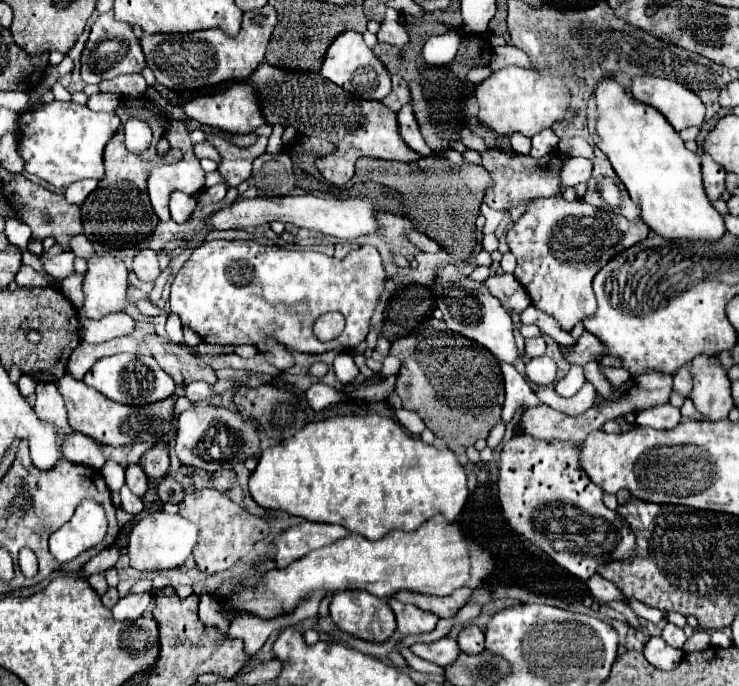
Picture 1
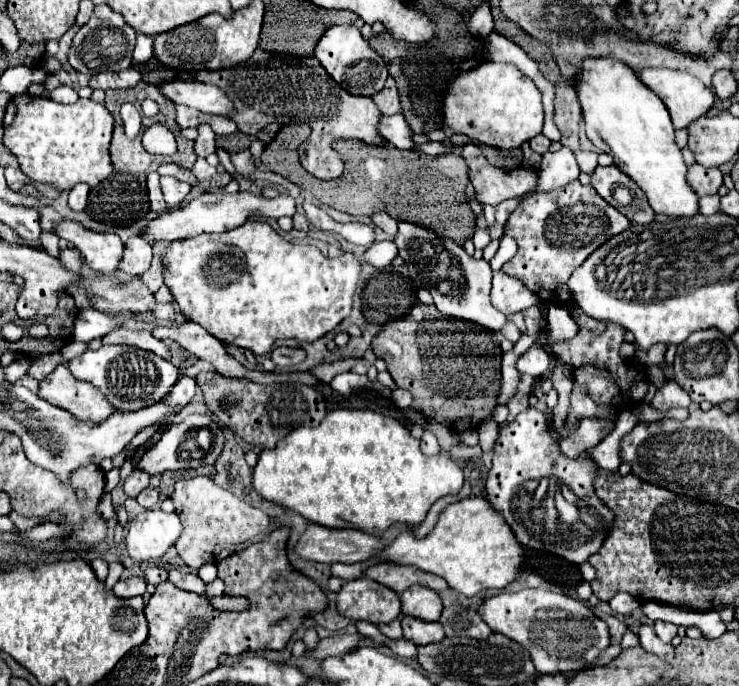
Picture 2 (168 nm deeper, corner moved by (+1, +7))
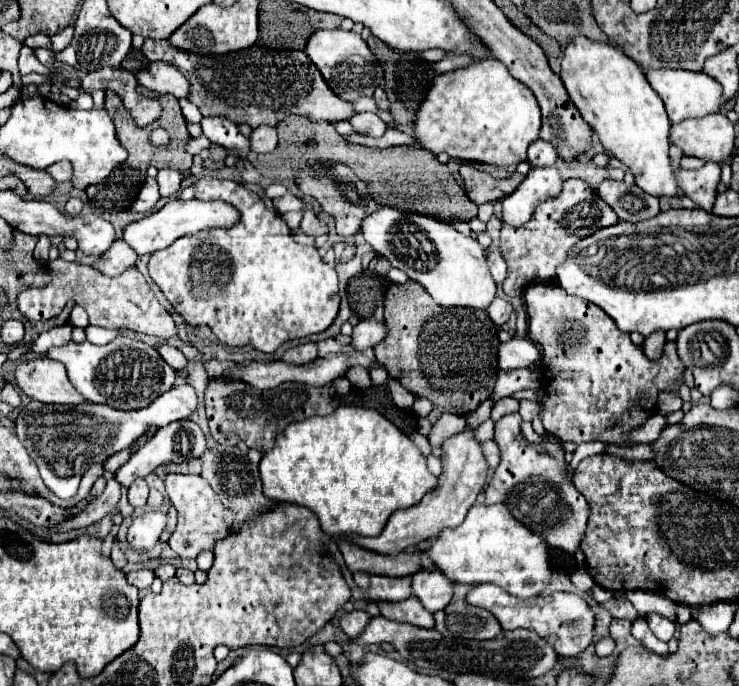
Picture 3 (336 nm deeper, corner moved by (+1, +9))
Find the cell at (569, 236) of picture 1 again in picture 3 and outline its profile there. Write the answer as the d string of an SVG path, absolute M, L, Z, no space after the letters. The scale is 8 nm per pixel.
M582 179L564 181L562 191L538 205L534 217L526 225L518 229L512 229L508 225L502 227L500 251L508 265L508 275L502 283L504 293L508 297L518 297L530 281L554 281L558 265L566 259L566 253L574 243L614 223L618 223L616 213Z

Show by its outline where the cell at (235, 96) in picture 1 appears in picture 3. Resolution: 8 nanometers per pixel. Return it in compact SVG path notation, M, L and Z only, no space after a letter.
M164 61L150 63L146 69L136 73L136 79L142 87L146 87L158 95L172 93L176 99L180 99L180 97L186 97L186 93L188 93L186 77L182 77L182 73L178 73L178 69L174 69L174 65L168 65Z

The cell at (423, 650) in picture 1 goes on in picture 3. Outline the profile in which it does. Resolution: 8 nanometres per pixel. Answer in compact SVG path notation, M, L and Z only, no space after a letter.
M410 595L408 601L376 601L380 613L386 619L392 621L402 621L402 623L410 623L416 627L424 627L424 629L432 629L434 627L434 617L430 611L424 609L424 605L418 601L418 597Z

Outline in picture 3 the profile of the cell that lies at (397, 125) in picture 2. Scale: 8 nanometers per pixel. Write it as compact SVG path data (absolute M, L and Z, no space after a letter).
M358 113L348 119L348 123L354 127L354 131L370 137L382 137L386 131L386 123L376 113Z

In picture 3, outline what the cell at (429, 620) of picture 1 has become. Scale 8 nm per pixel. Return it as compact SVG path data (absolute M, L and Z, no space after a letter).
M436 567L420 569L412 577L412 593L422 601L422 605L430 613L436 613L450 603L454 593L454 583L446 579Z

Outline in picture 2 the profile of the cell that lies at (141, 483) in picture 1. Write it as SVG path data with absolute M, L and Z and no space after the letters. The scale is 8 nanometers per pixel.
M134 469L126 481L124 481L124 491L128 497L136 497L140 491L144 491L150 483L150 475L146 471L140 471L140 469Z

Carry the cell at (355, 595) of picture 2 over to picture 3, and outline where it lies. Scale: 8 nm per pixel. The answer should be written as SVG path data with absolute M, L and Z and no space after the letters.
M370 577L366 599L374 601L404 601L412 595L412 577Z

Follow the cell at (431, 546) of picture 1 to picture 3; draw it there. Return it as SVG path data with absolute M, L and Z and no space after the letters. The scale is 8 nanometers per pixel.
M476 503L466 515L464 523L454 529L444 529L438 541L428 551L430 559L442 573L464 585L494 583L514 597L536 597L550 583L552 567L548 543L542 535L522 525L506 505L482 505Z

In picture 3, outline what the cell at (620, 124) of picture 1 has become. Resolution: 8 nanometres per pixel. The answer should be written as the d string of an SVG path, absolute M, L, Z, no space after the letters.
M584 35L572 37L572 41L564 49L562 57L562 71L560 79L582 113L582 117L588 121L588 125L594 129L594 133L600 137L604 149L612 153L616 159L620 159L636 177L636 185L644 189L650 195L656 197L676 197L678 195L678 185L672 173L670 157L668 157L668 131L670 131L670 119L666 115L662 99L656 95L656 91L650 87L644 69L636 61L632 61L628 55L618 51L618 47L602 43L602 41L592 41L586 39Z

